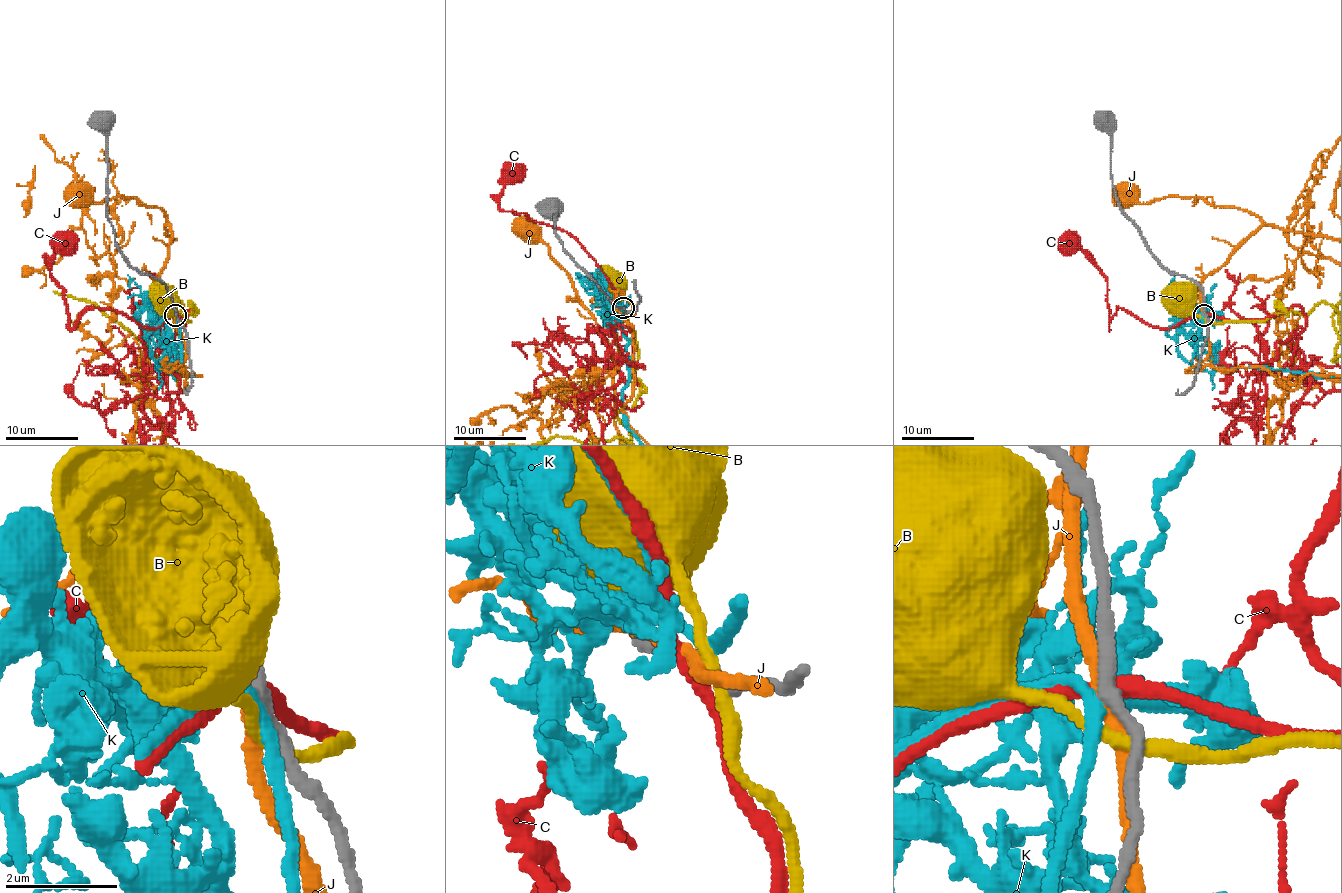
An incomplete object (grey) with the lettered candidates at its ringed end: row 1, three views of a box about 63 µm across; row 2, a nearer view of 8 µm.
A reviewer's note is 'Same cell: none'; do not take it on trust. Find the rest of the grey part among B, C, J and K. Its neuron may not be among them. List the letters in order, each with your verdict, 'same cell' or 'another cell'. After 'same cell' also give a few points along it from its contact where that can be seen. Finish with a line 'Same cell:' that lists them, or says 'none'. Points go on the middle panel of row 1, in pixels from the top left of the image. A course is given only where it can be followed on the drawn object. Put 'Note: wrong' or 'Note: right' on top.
Note: wrong
B: another cell
C: another cell
J: another cell
K: same cell
Same cell: K

